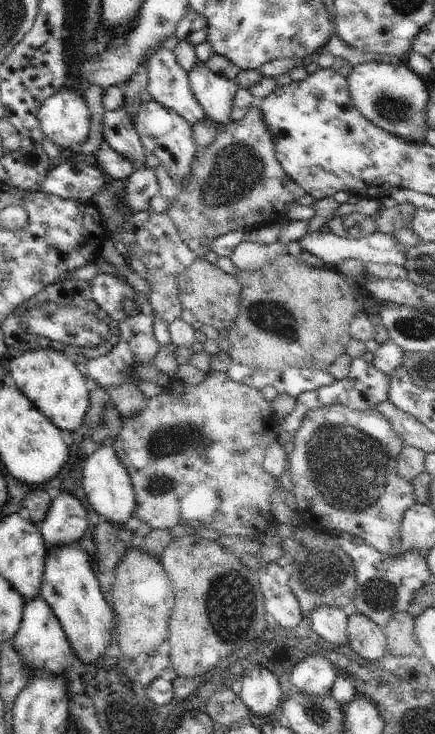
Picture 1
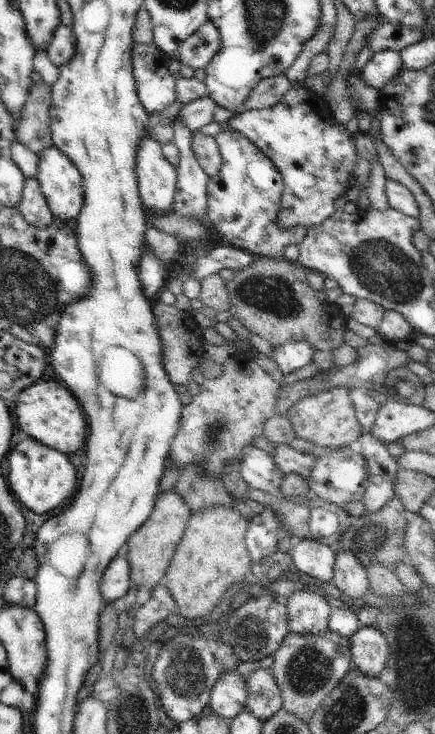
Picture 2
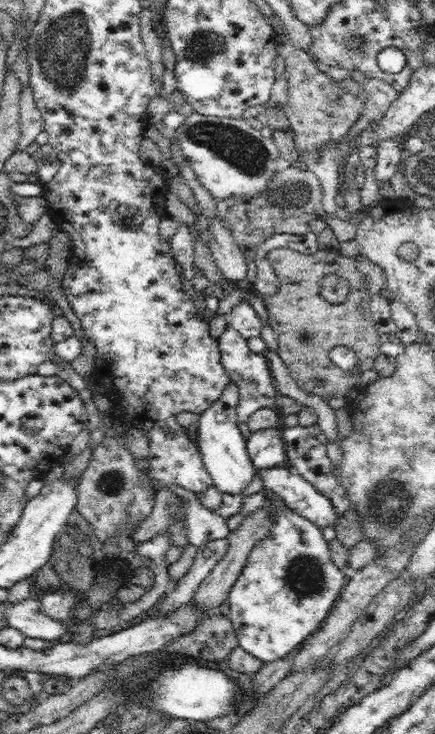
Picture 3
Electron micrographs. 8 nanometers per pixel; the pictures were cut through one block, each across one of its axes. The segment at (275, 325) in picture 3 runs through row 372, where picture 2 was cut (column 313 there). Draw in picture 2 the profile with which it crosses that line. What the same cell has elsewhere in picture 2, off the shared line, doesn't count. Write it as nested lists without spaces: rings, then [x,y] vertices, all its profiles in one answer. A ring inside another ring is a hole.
[[[272,257],[256,258],[248,268],[236,271],[234,278],[226,283],[230,301],[229,311],[252,334],[259,334],[262,338],[270,341],[272,347],[283,345],[286,341],[319,343],[319,351],[314,356],[313,363],[322,369],[322,372],[327,372],[334,368],[330,354],[331,350],[344,344],[343,336],[347,329],[347,316],[336,302],[329,302],[326,299],[325,291],[318,291],[308,284],[307,271],[306,268],[288,259],[275,259]]]

